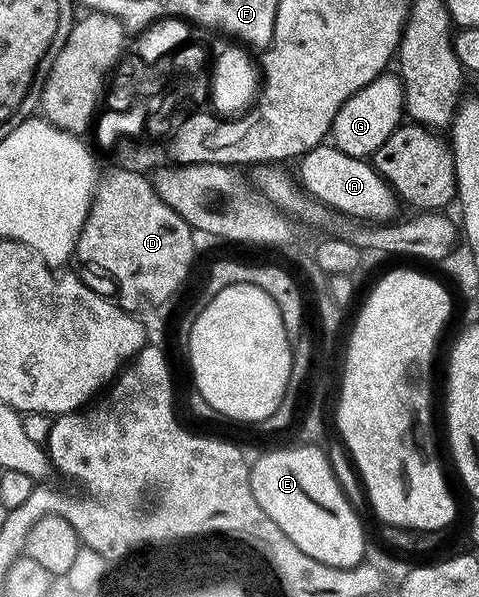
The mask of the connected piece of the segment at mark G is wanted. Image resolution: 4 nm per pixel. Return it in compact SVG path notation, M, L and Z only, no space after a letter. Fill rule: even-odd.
M384 73L358 92L355 92L337 112L331 130L336 148L350 157L364 160L374 156L377 148L398 128L405 110L403 108L403 83L398 74Z

